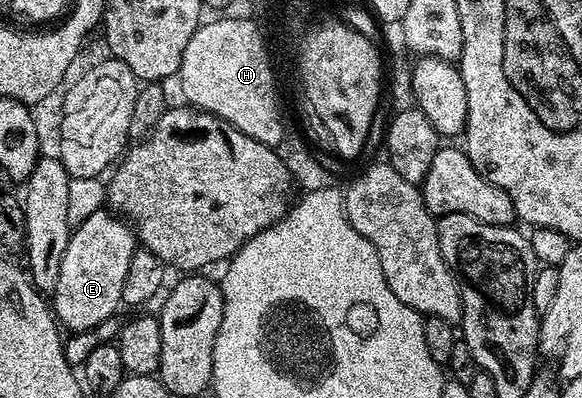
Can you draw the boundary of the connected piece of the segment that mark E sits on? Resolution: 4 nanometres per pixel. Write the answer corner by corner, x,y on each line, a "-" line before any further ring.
107,209
94,211
84,223
72,230
65,257
61,257
61,273
53,292
53,314
68,332
88,331
116,314
115,310
123,303
125,273
129,273
129,261
133,261
136,249
137,236
134,230
118,214

